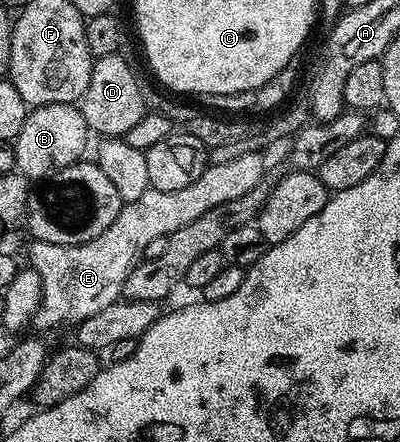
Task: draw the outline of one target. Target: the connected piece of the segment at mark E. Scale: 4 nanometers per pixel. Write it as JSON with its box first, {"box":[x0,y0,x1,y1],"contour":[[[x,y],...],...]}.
{"box":[27,152,265,330],"contour":[[[256,152],[237,156],[237,160],[229,160],[229,164],[210,164],[205,172],[201,172],[201,176],[197,176],[197,180],[193,180],[193,184],[185,188],[177,188],[177,192],[147,190],[145,196],[124,204],[117,220],[113,220],[113,224],[109,224],[109,228],[105,228],[101,236],[93,236],[93,240],[85,244],[66,246],[65,244],[45,244],[32,241],[31,247],[27,250],[27,258],[31,261],[28,263],[30,269],[39,273],[39,279],[43,285],[43,292],[39,296],[39,311],[35,313],[33,319],[34,329],[55,330],[58,326],[67,325],[70,327],[72,324],[84,322],[89,316],[101,312],[101,308],[109,308],[109,304],[120,301],[125,280],[129,280],[129,272],[133,272],[135,265],[143,261],[149,244],[153,244],[153,240],[158,238],[170,238],[173,232],[205,216],[205,212],[218,210],[221,204],[229,200],[237,200],[237,196],[245,196],[249,188],[257,188],[257,184],[265,178],[263,157],[262,153]]]}

